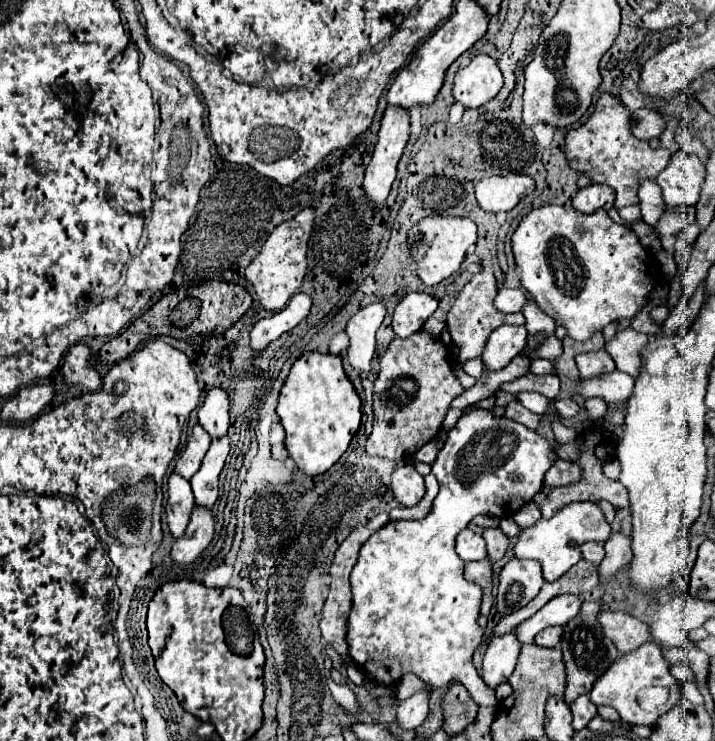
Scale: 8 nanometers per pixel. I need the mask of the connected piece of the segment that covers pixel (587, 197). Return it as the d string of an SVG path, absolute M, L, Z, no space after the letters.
M590 184L588 188L578 190L576 198L572 200L572 208L584 214L592 214L600 208L610 210L614 206L614 188L606 184Z

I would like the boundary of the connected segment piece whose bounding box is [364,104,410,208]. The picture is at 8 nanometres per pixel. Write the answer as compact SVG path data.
M390 104L386 108L384 118L382 118L382 126L380 126L380 132L378 132L378 144L374 148L372 160L370 160L370 164L366 168L366 176L364 176L366 194L374 200L374 204L378 208L384 206L384 202L388 198L388 192L390 192L390 186L396 180L396 166L398 166L398 160L402 158L402 152L408 144L408 138L410 138L410 110L408 108L394 108Z

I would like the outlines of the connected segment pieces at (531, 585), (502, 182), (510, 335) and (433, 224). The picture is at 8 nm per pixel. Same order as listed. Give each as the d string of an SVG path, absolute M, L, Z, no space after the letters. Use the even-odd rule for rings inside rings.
M512 558L500 572L500 586L496 596L496 608L500 616L508 616L518 608L524 608L536 598L544 580L536 560Z
M524 174L490 176L476 184L476 200L486 212L510 212L520 202L524 192L534 188L534 180Z
M502 326L490 334L486 348L482 352L482 360L488 370L500 370L516 358L528 340L526 326Z
M432 216L432 218L420 220L414 228L410 228L408 240L412 244L414 262L418 264L418 270L420 270L418 272L420 280L426 286L436 286L460 268L468 246L476 242L476 224L466 218L456 218L456 216L448 216L448 218Z

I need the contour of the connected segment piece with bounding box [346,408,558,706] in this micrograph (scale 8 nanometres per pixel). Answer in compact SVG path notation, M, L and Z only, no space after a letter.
M470 408L464 412L458 424L448 432L446 444L432 464L432 474L440 482L440 492L430 514L418 522L388 522L360 548L360 558L350 576L354 600L346 638L350 644L350 656L362 670L370 672L376 682L386 686L400 682L406 672L414 672L430 686L446 686L458 680L466 686L478 706L494 706L498 702L470 662L484 636L484 630L476 624L482 590L464 580L464 562L454 552L454 540L478 514L498 518L514 516L542 490L544 474L556 458L558 456L548 442L524 424L516 424L506 416L494 416L484 408Z

